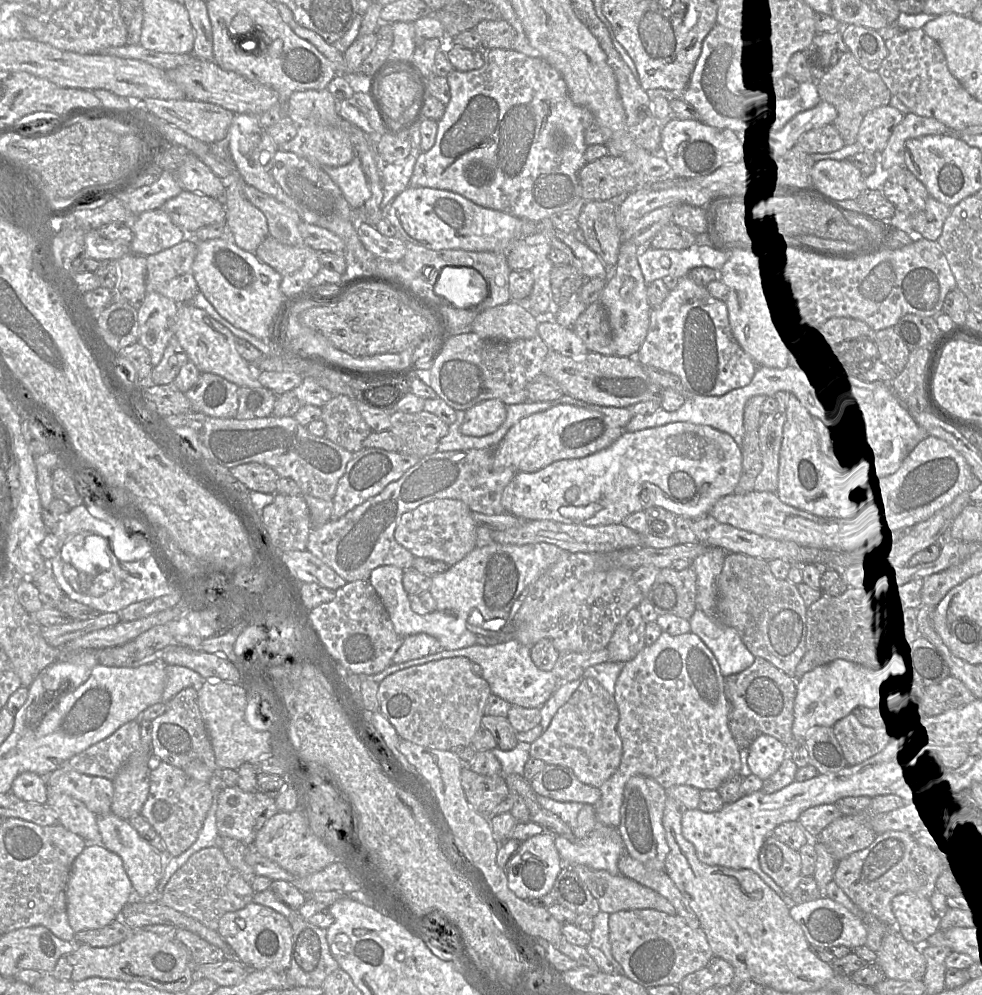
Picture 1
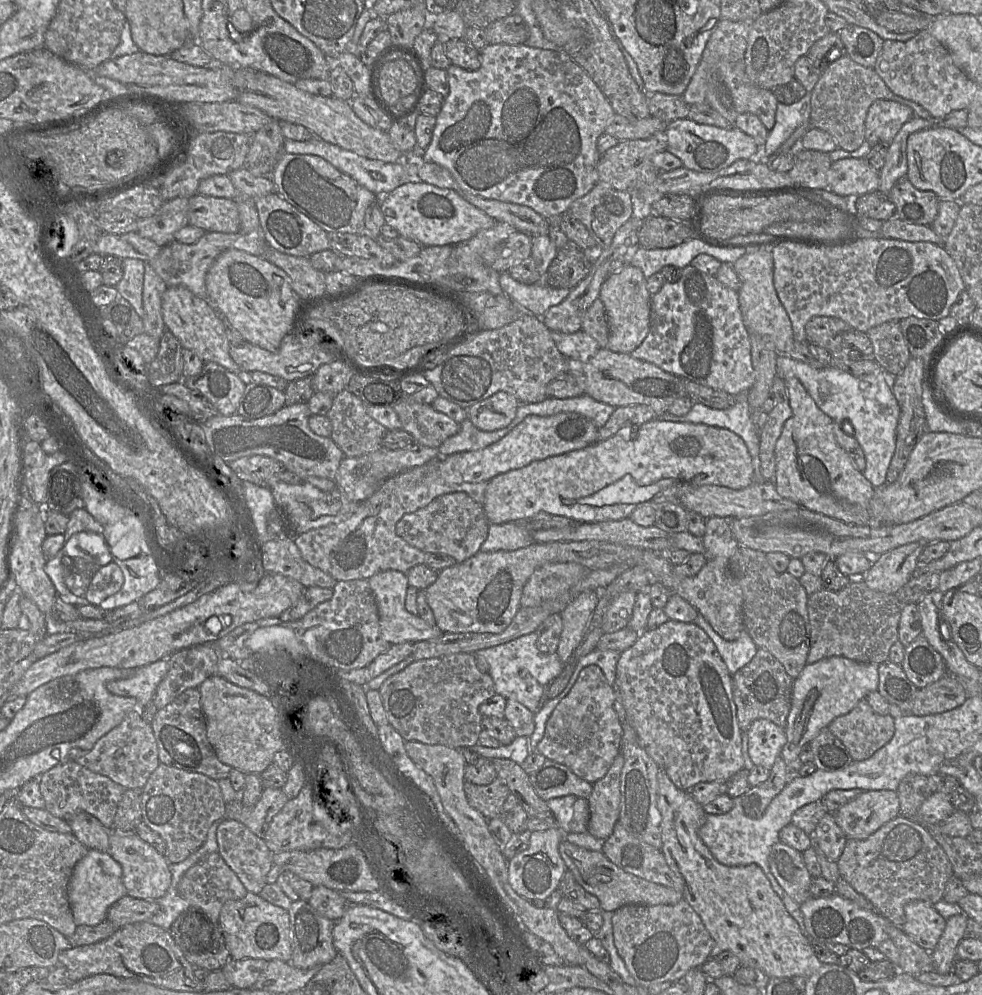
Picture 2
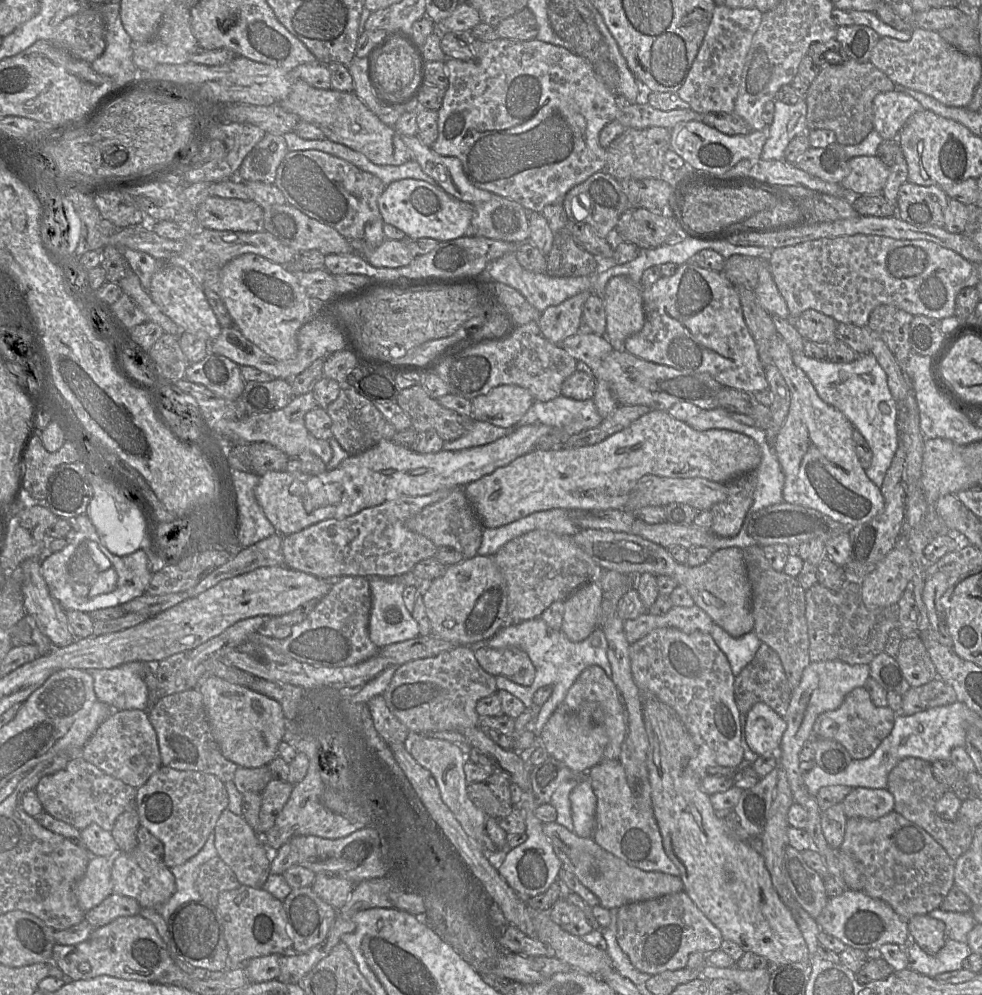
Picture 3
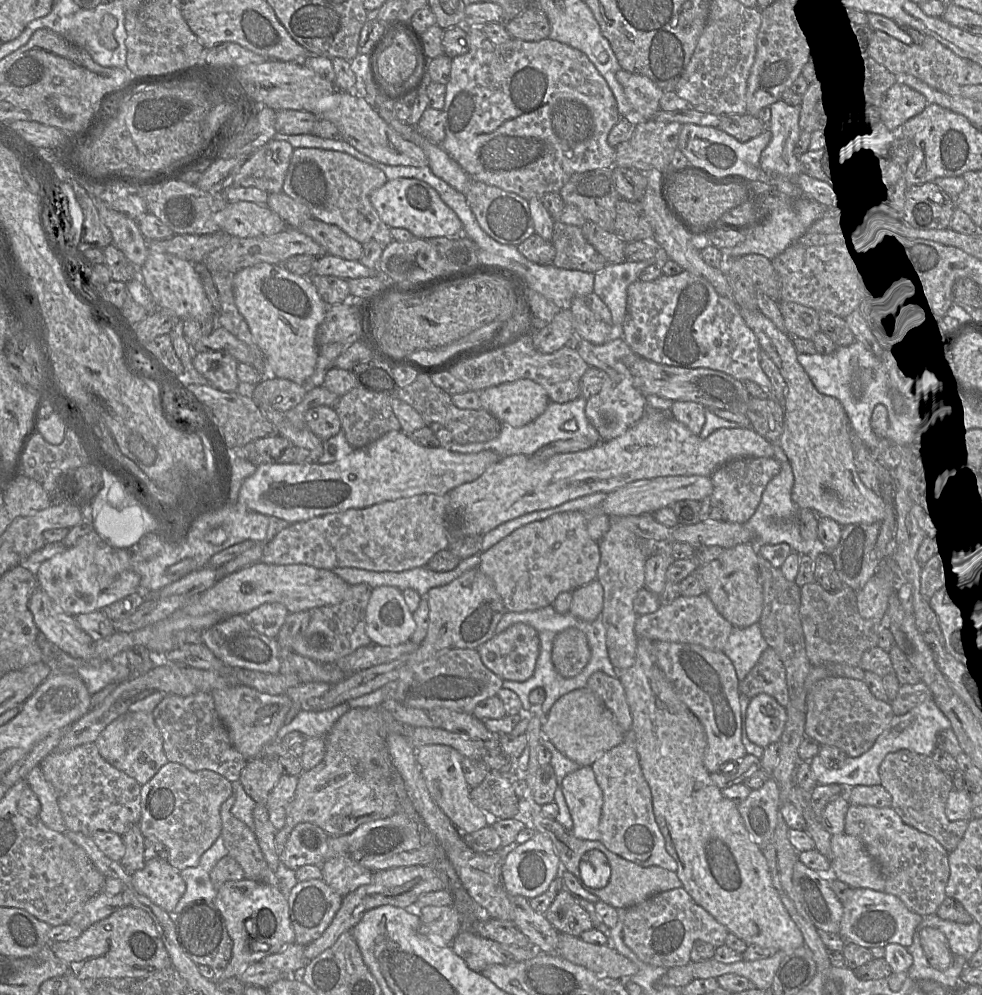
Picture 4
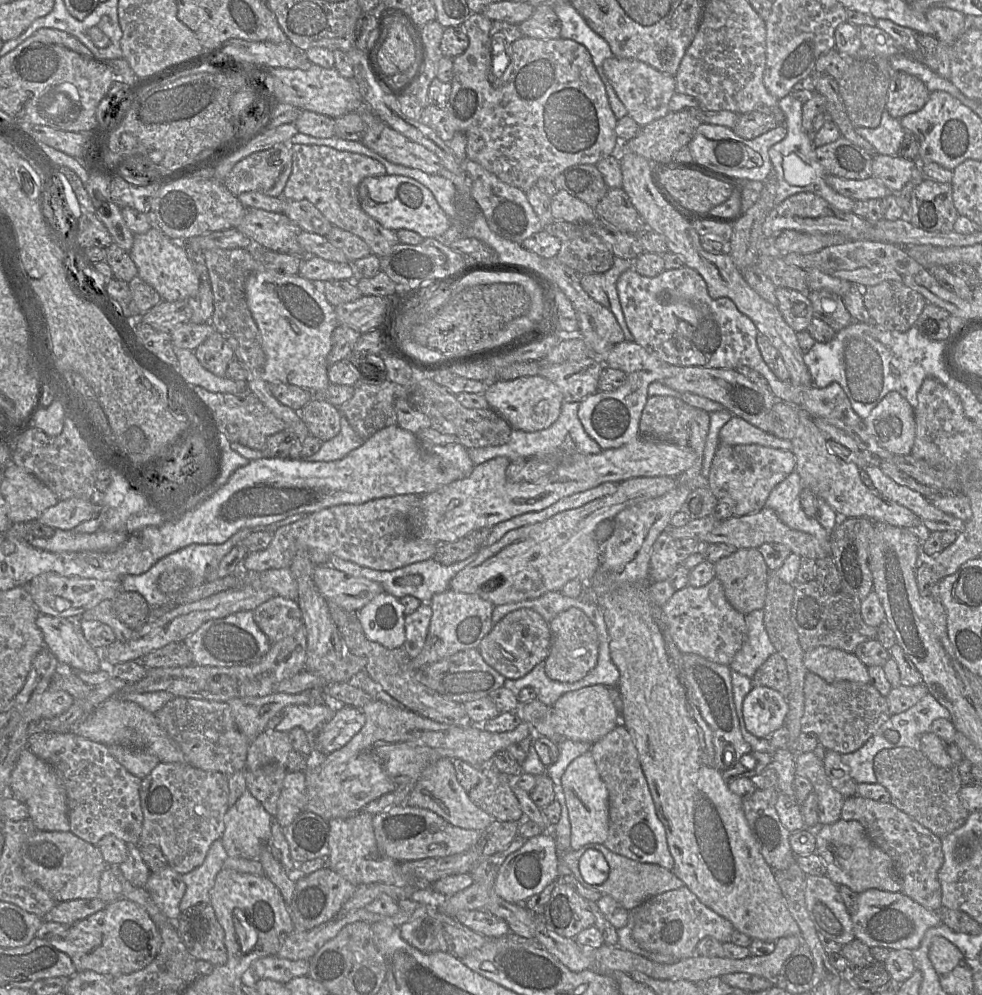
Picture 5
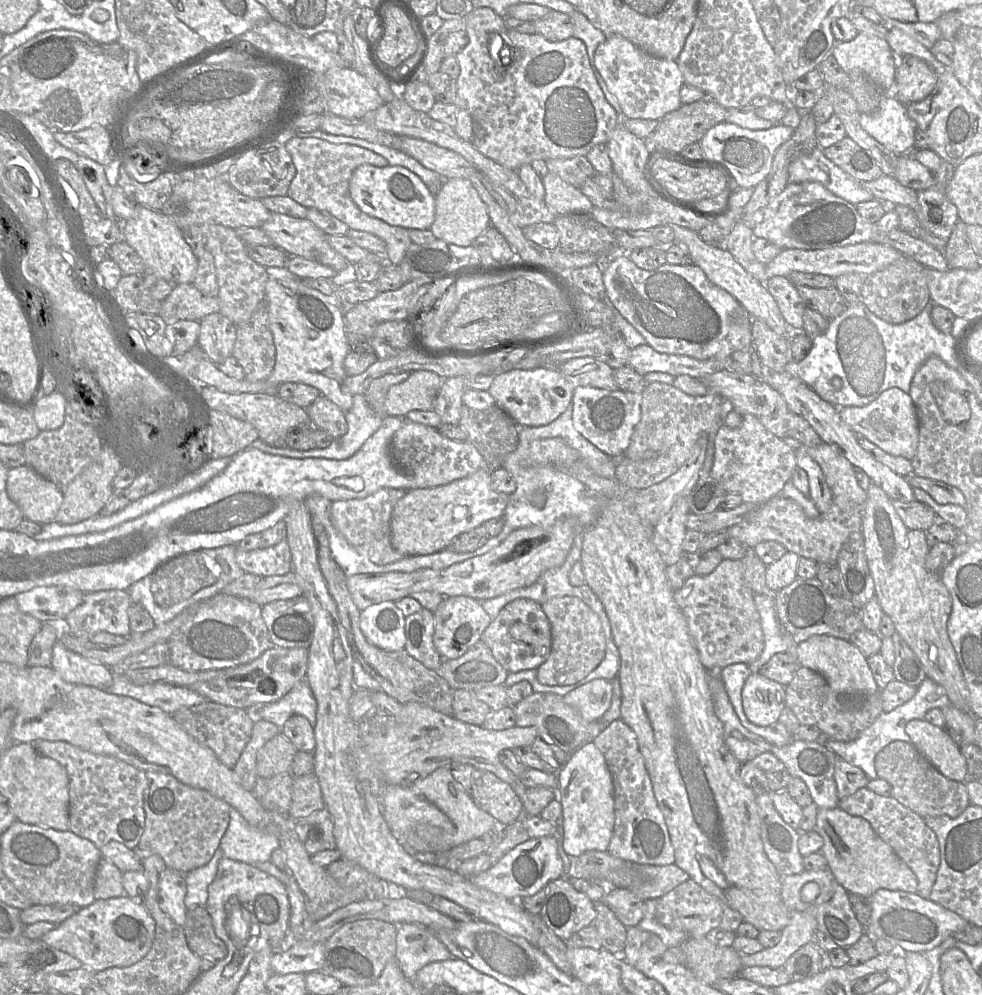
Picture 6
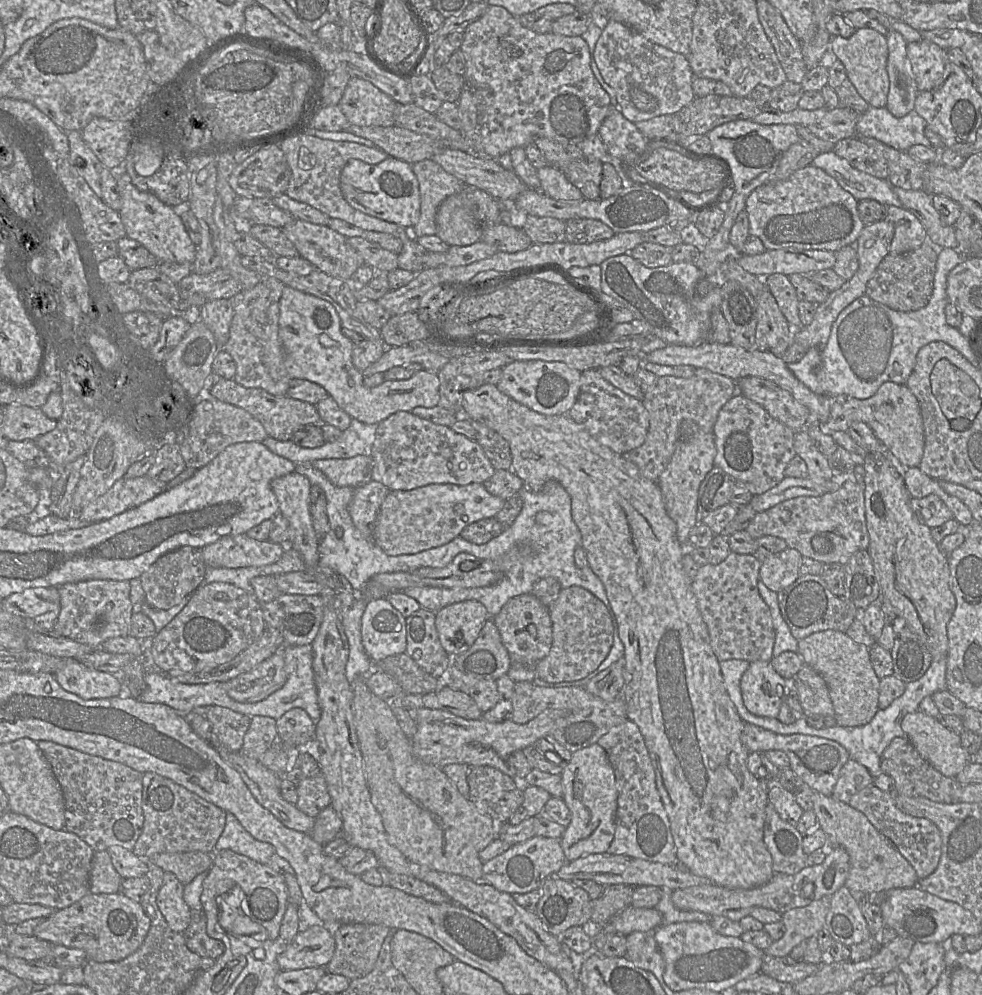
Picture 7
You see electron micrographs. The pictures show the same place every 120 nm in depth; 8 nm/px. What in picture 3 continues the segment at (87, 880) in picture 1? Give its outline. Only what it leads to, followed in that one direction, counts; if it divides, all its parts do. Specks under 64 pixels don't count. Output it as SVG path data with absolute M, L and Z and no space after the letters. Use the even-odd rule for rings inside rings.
M91 856L84 875L75 885L79 907L87 912L112 894L111 859Z

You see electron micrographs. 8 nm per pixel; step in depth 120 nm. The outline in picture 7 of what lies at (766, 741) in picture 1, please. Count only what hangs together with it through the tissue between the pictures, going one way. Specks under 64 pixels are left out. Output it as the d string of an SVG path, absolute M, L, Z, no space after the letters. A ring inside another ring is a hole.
M770 661L750 662L740 681L745 707L756 716L777 718L790 681L780 676Z

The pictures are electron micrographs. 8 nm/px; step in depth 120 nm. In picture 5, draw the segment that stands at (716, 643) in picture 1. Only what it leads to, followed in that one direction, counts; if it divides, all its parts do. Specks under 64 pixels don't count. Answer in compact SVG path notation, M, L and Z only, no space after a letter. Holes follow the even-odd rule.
M755 610L745 616L747 636L735 654L730 668L752 678L757 669L775 652L764 625L764 610Z

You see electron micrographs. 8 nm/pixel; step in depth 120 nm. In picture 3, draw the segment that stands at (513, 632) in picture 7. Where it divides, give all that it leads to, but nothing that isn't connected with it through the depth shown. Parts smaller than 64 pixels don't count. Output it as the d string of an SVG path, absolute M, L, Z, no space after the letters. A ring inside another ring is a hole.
M485 645L474 649L478 663L487 673L504 676L522 686L533 683L535 667L525 651L516 647L495 649Z

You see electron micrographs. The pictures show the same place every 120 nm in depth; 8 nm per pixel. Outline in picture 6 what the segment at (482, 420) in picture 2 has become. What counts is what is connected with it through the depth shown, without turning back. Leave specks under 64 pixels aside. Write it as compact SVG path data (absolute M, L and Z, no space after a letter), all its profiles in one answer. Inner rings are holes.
M556 367L510 369L495 374L488 391L495 404L503 409L516 425L544 426L560 416L572 401L575 386Z

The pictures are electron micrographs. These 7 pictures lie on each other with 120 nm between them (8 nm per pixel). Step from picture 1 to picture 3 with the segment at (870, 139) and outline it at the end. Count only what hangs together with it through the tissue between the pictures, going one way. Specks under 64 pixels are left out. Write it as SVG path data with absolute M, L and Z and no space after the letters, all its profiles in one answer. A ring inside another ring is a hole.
M903 92L879 93L873 100L873 129L883 140L897 139L908 118L923 109L916 99Z

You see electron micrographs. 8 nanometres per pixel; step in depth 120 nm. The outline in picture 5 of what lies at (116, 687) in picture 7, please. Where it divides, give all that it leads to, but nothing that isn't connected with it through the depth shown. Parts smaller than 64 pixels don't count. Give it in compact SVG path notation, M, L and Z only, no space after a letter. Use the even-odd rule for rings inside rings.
M39 614L36 624L43 634L45 647L53 653L60 665L67 665L88 673L95 673L101 669L101 664L96 650L84 637L82 631L74 623L63 617L53 617Z

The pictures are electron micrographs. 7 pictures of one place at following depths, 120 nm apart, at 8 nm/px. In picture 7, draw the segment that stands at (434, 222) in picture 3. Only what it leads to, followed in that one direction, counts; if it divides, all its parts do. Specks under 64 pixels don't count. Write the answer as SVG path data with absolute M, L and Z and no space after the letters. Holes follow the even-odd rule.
M389 156L373 165L359 159L350 159L341 171L340 189L345 200L365 214L403 227L413 227L419 221L419 183L412 164L403 160Z

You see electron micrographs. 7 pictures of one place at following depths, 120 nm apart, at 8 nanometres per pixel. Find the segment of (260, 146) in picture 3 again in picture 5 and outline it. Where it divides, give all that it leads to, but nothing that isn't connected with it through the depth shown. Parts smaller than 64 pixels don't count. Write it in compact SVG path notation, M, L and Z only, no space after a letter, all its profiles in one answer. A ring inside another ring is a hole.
M289 140L242 159L223 181L224 185L235 196L258 191L281 197L292 172L291 146Z

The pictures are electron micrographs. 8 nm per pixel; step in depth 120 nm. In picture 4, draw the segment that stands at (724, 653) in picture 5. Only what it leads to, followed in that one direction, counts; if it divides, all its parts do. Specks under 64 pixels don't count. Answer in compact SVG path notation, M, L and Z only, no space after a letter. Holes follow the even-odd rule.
M703 593L692 597L680 595L671 604L660 606L653 613L638 615L634 632L637 639L695 644L708 650L723 652L733 628L717 611L708 595Z

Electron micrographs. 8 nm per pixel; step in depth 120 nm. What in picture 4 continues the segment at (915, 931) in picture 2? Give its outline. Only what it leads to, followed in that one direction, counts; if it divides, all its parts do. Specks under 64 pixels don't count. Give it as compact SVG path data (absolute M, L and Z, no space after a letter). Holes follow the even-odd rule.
M926 927L920 930L919 938L926 958L934 968L945 971L950 967L953 954L948 939L942 931Z

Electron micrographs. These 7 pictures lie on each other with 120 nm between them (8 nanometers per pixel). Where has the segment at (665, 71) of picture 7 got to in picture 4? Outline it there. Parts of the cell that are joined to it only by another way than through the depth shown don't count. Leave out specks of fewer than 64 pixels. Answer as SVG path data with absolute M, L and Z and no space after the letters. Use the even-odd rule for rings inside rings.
M621 69L616 78L633 107L635 120L649 120L660 109L659 101L664 91L648 77Z

